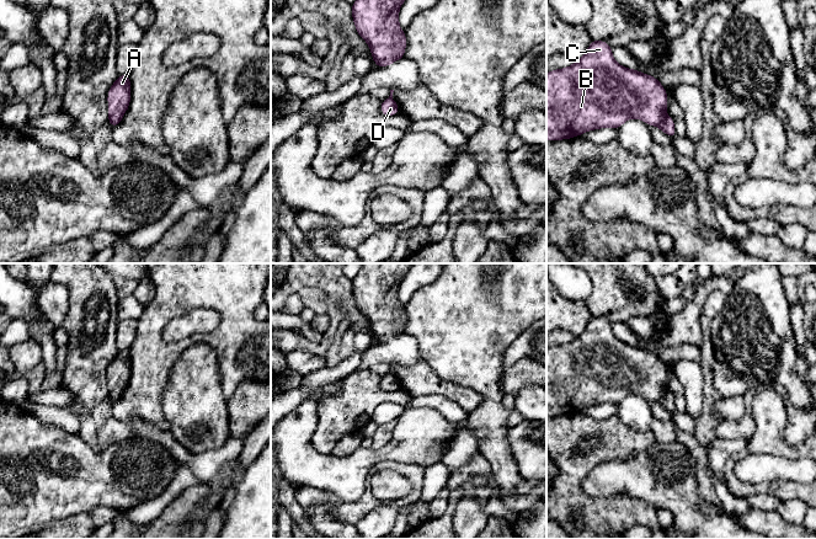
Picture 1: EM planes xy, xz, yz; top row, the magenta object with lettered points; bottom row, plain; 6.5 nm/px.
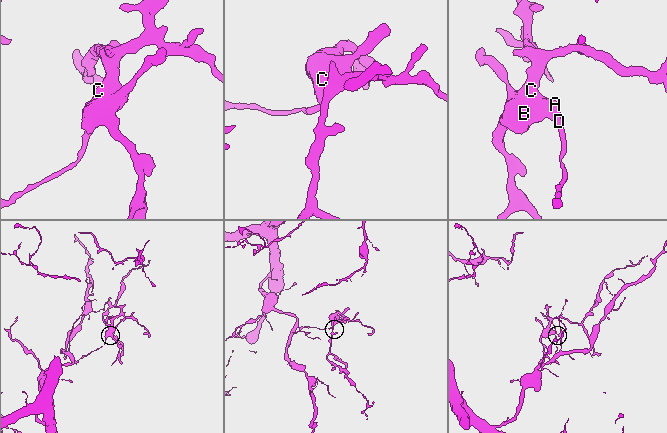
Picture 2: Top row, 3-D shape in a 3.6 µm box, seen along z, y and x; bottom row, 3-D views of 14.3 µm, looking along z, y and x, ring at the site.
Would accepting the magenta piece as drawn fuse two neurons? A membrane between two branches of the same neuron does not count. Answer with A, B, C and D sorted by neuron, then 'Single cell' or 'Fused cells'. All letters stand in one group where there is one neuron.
Groups: A B C / D. Fused cells

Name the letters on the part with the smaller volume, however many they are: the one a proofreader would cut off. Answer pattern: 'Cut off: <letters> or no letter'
Cut off: A, B, C

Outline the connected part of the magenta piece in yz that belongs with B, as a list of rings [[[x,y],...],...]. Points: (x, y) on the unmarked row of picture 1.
[[[591,316],[586,330],[571,342],[546,349],[546,416],[570,415],[586,406],[618,405],[629,394],[657,401],[666,391],[667,368],[660,357],[619,341],[604,316]]]

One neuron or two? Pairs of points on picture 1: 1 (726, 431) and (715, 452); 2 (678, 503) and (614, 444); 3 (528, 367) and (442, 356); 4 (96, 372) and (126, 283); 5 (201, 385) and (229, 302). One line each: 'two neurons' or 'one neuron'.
1: two neurons
2: two neurons
3: two neurons
4: two neurons
5: two neurons

